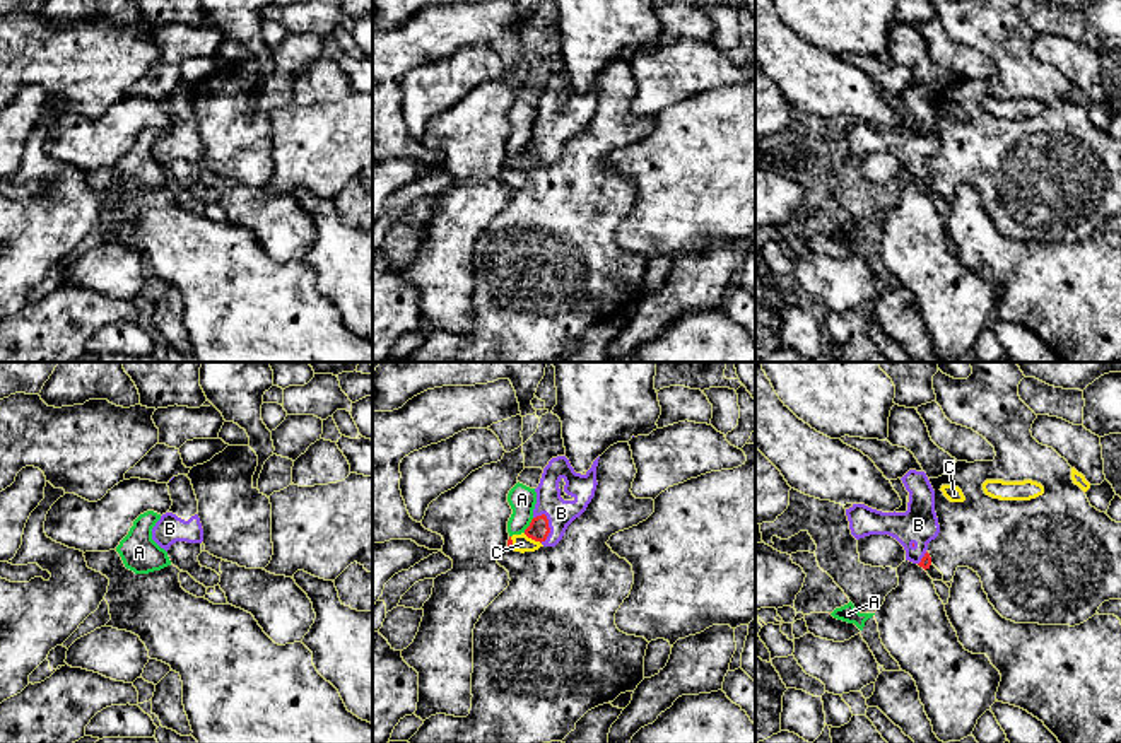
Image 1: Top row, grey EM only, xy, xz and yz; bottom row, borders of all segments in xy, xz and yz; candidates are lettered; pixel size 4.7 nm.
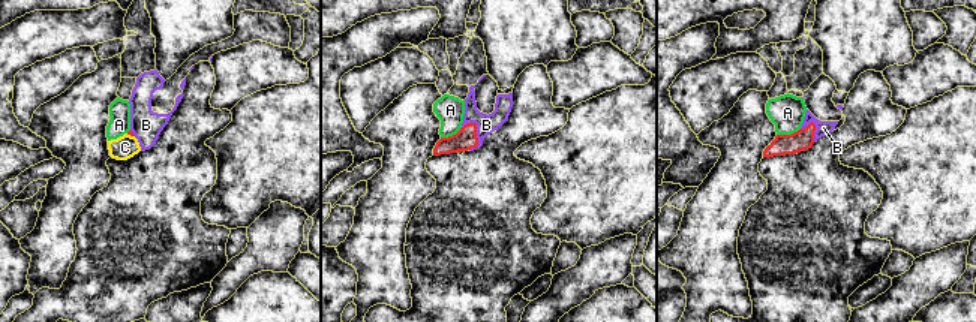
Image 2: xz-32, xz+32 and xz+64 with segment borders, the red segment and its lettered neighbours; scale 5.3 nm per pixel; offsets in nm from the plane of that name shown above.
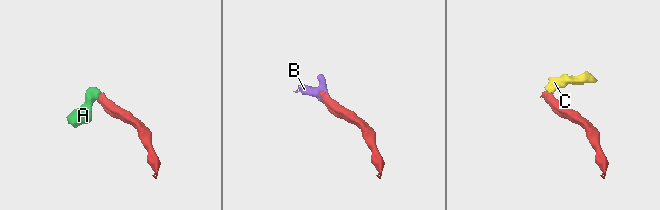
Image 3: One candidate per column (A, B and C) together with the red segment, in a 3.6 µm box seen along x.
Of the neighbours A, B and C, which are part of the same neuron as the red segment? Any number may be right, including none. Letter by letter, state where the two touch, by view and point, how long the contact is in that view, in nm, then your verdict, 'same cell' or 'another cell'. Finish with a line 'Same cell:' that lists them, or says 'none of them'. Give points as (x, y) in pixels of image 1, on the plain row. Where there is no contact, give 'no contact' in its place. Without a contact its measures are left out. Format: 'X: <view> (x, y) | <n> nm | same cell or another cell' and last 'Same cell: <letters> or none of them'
A: xz (530, 142) | 90 nm | another cell
B: xz (549, 146) | 140 nm | same cell
C: xz (532, 156) | 100 nm | another cell
Same cell: B

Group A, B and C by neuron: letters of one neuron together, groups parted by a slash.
A C / B

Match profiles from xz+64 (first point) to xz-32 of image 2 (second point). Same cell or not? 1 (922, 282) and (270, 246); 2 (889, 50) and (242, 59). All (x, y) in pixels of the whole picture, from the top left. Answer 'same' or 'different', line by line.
1: same
2: different

